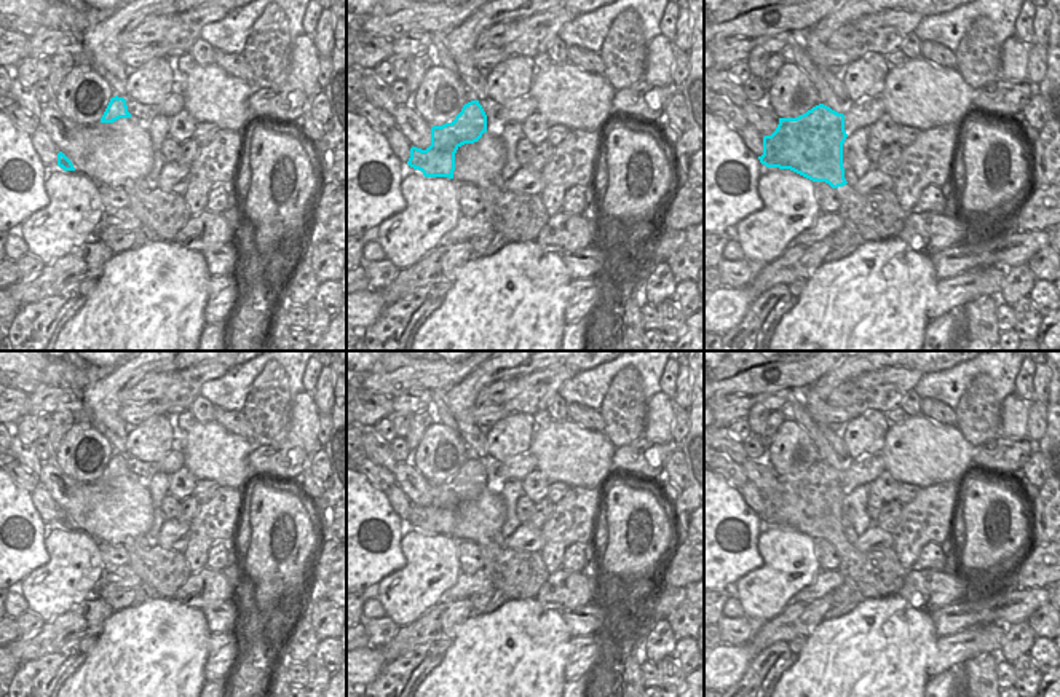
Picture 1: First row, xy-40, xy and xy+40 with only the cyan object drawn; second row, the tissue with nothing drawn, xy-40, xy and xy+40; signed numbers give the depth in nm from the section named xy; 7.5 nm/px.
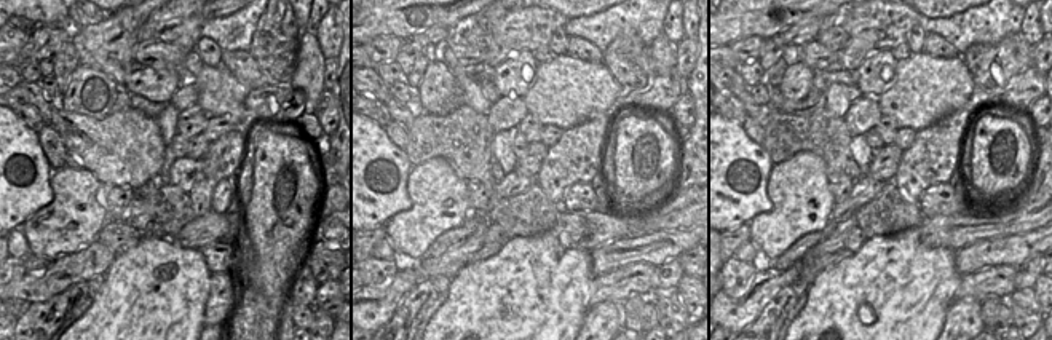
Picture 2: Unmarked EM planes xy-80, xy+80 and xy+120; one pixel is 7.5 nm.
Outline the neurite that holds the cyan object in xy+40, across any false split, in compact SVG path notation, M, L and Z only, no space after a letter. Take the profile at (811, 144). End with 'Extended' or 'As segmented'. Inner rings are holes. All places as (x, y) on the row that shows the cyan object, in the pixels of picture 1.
M819 104L797 118L779 118L771 136L763 137L760 163L790 169L832 188L846 185L843 167L844 115Z. As segmented

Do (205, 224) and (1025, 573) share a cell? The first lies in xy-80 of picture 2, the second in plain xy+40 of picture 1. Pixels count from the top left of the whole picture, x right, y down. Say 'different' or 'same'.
same

